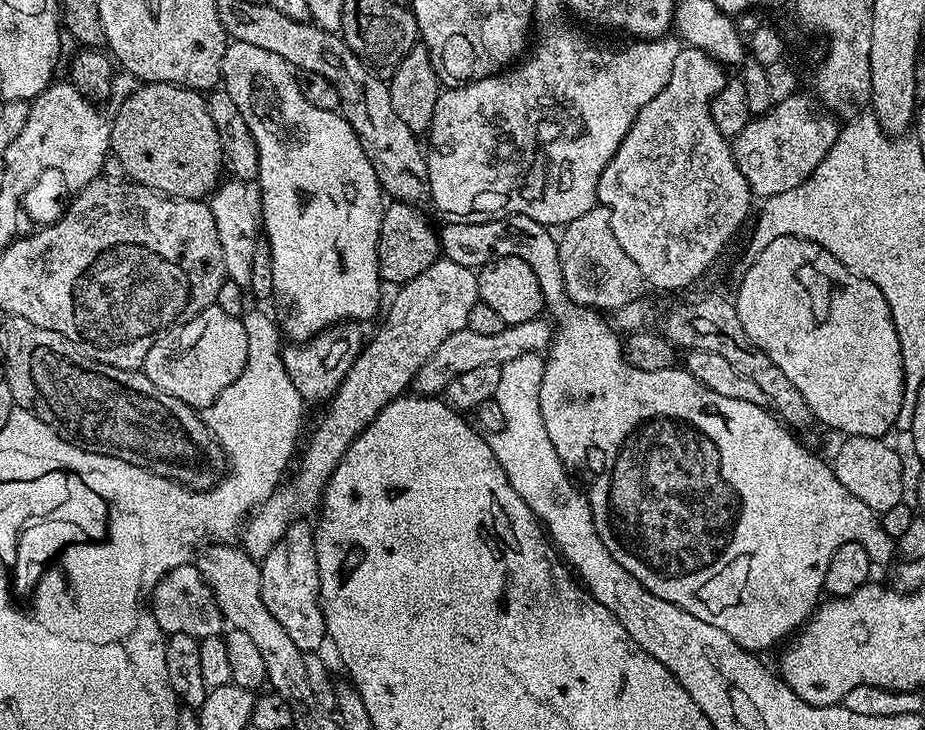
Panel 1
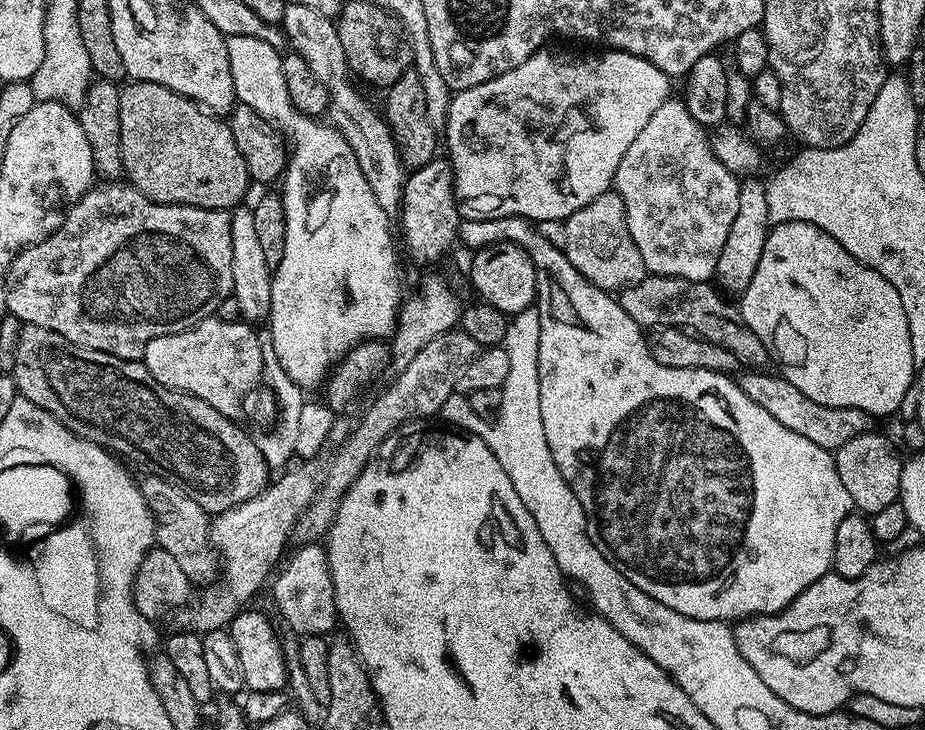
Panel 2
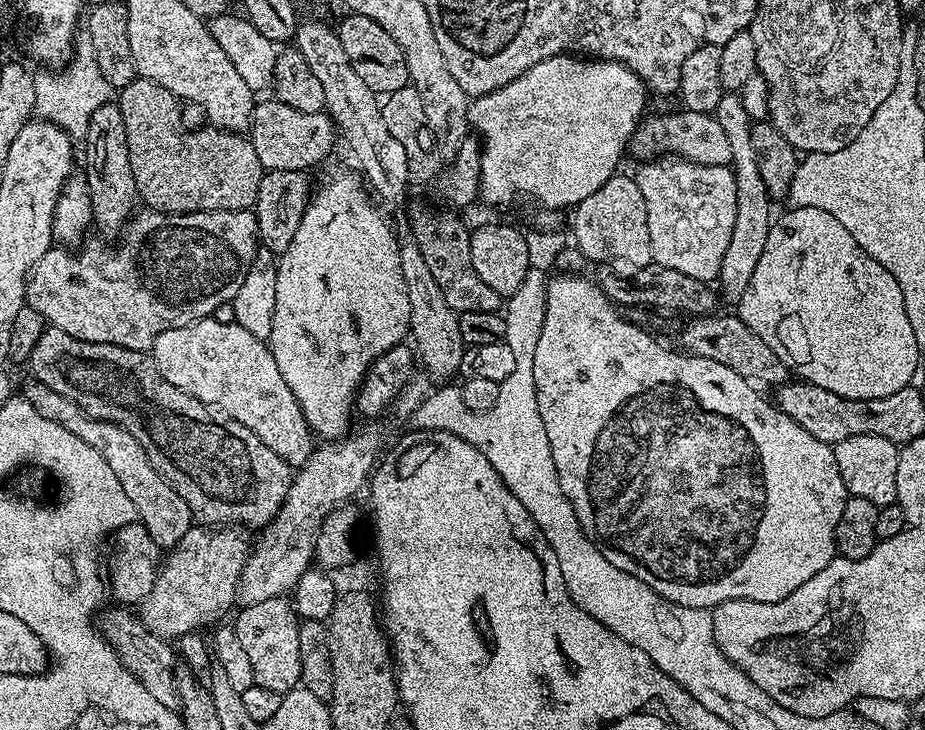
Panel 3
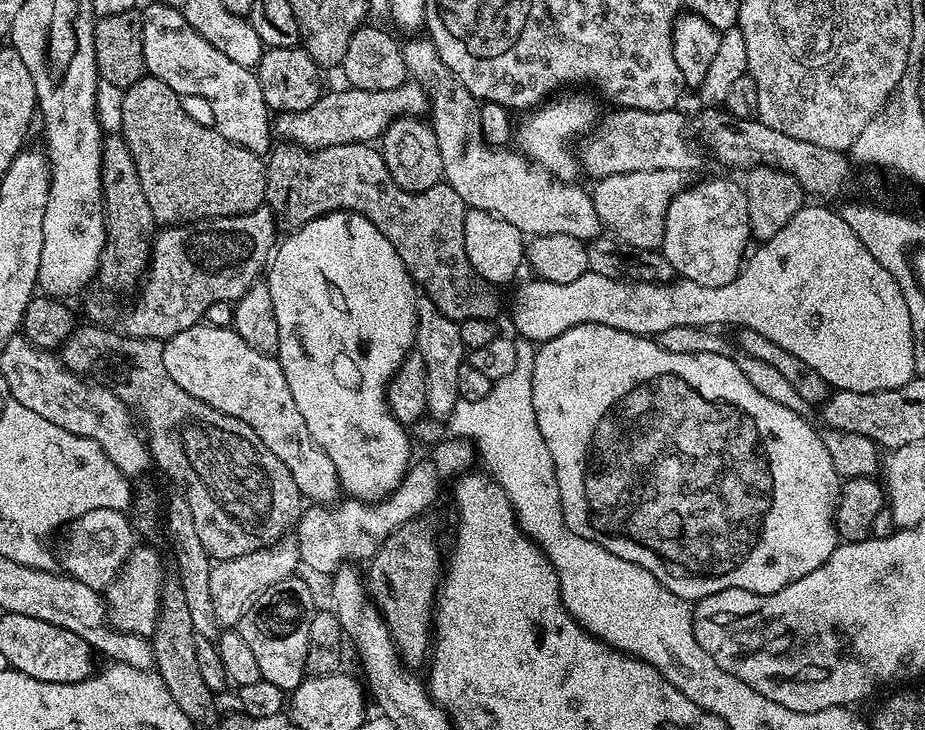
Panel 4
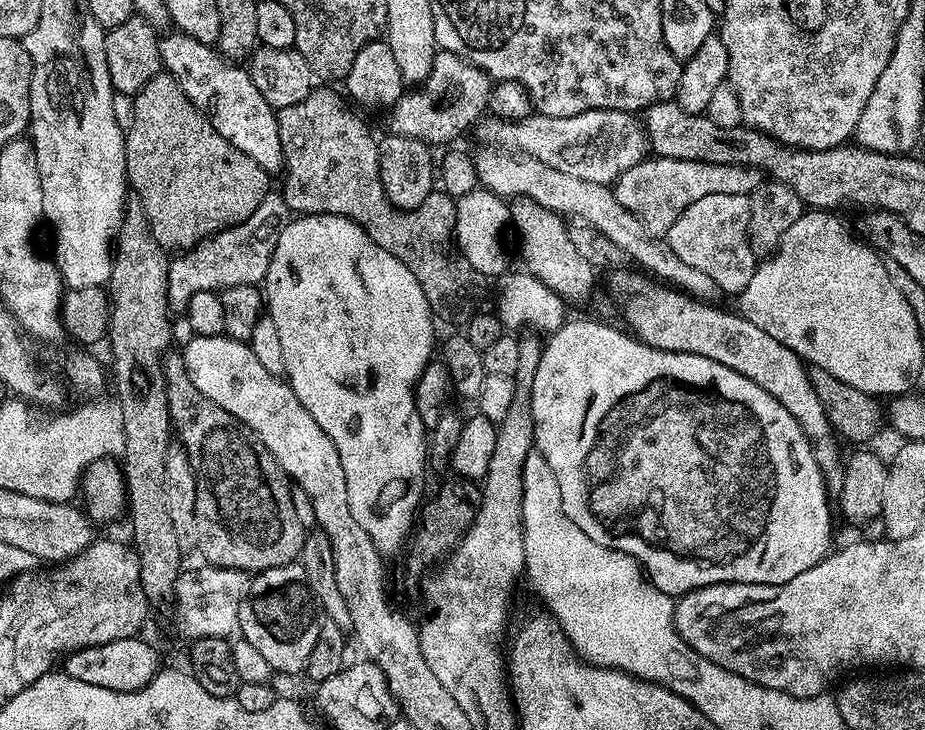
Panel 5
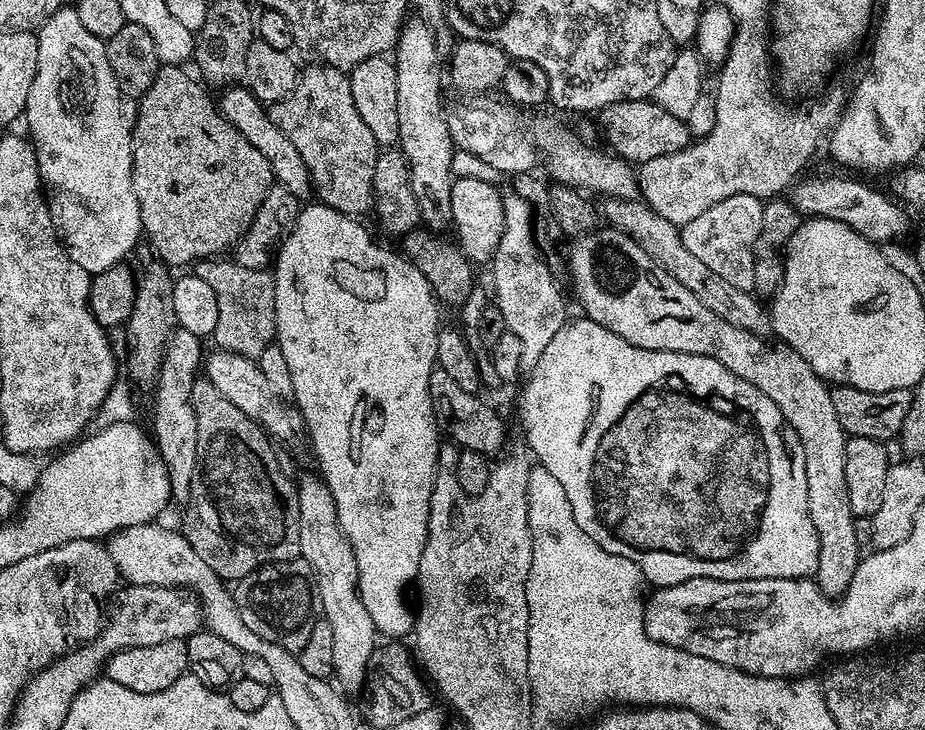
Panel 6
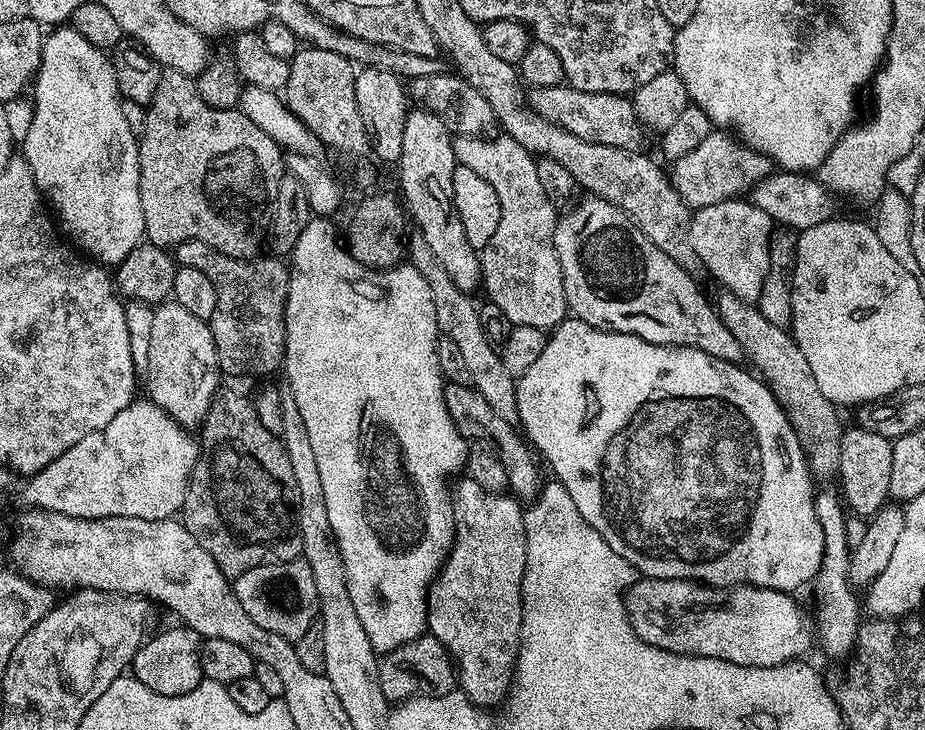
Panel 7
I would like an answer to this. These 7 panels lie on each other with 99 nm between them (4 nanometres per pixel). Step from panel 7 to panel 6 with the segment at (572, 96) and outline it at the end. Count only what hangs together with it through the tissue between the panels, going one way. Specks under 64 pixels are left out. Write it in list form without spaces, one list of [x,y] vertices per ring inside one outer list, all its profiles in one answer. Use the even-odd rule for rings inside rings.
[[[652,98],[614,102],[601,108],[598,118],[600,128],[608,139],[607,147],[621,160],[636,166],[650,162],[650,158],[662,158],[662,154],[674,154],[687,148],[690,143],[687,123],[674,118],[674,114],[669,114],[667,110],[662,110],[662,106],[658,106]]]

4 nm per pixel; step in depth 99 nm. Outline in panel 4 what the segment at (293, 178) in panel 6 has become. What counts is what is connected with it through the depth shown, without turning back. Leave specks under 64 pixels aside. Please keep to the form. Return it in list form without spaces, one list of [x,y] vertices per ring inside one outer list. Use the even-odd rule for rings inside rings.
[[[157,2],[150,5],[148,9],[143,9],[142,54],[147,75],[156,76],[162,82],[166,82],[166,86],[170,86],[170,90],[177,92],[181,98],[197,96],[198,99],[208,103],[208,108],[212,111],[211,123],[216,131],[222,134],[222,138],[257,154],[267,153],[273,147],[274,124],[270,119],[266,98],[262,98],[262,86],[258,82],[255,71],[246,66],[238,66],[238,62],[226,58],[222,50],[214,50],[214,46],[210,46],[210,42],[206,42],[206,38],[202,38],[202,34],[198,34],[198,30],[194,30],[190,22],[186,22],[184,13],[179,7]]]

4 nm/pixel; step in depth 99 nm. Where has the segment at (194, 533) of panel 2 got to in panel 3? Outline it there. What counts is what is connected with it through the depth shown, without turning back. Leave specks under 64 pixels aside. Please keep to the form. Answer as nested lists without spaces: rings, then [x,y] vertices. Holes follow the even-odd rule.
[[[29,384],[28,389],[23,389],[24,399],[30,401],[44,418],[66,426],[66,430],[70,430],[70,434],[78,434],[78,438],[82,438],[86,446],[94,446],[94,450],[98,450],[98,454],[106,458],[110,470],[114,470],[122,491],[130,497],[130,503],[134,505],[137,521],[144,525],[150,538],[154,538],[154,542],[162,550],[175,548],[184,539],[186,530],[194,526],[192,511],[190,506],[186,506],[184,499],[168,485],[164,475],[150,462],[140,443],[120,425],[113,424],[111,420],[89,416],[79,404],[50,390],[44,384]]]

